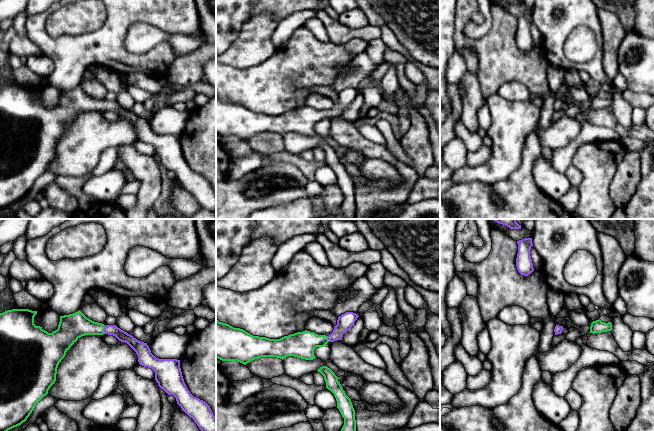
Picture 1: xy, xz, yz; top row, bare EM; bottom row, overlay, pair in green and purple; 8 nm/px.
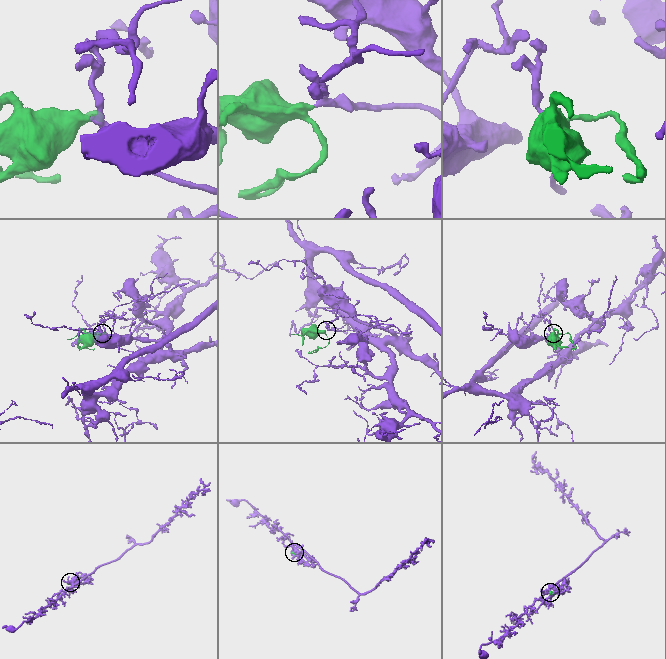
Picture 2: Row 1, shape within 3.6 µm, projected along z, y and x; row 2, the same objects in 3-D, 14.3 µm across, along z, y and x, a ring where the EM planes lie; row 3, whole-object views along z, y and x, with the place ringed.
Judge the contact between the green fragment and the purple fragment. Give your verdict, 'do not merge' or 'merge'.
merge

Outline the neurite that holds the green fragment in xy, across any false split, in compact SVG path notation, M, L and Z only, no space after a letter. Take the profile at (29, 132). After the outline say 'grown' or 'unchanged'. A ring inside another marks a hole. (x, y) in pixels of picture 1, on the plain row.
M12 85L0 89L0 209L21 201L27 196L36 180L48 170L56 157L57 144L70 123L85 111L113 111L127 119L137 130L138 138L155 148L158 162L176 174L177 180L194 196L202 209L216 210L216 193L210 182L194 173L188 166L180 144L180 136L156 134L147 121L116 101L104 101L87 94L80 86L60 92L58 105L52 109L34 100L37 87Z | grown

